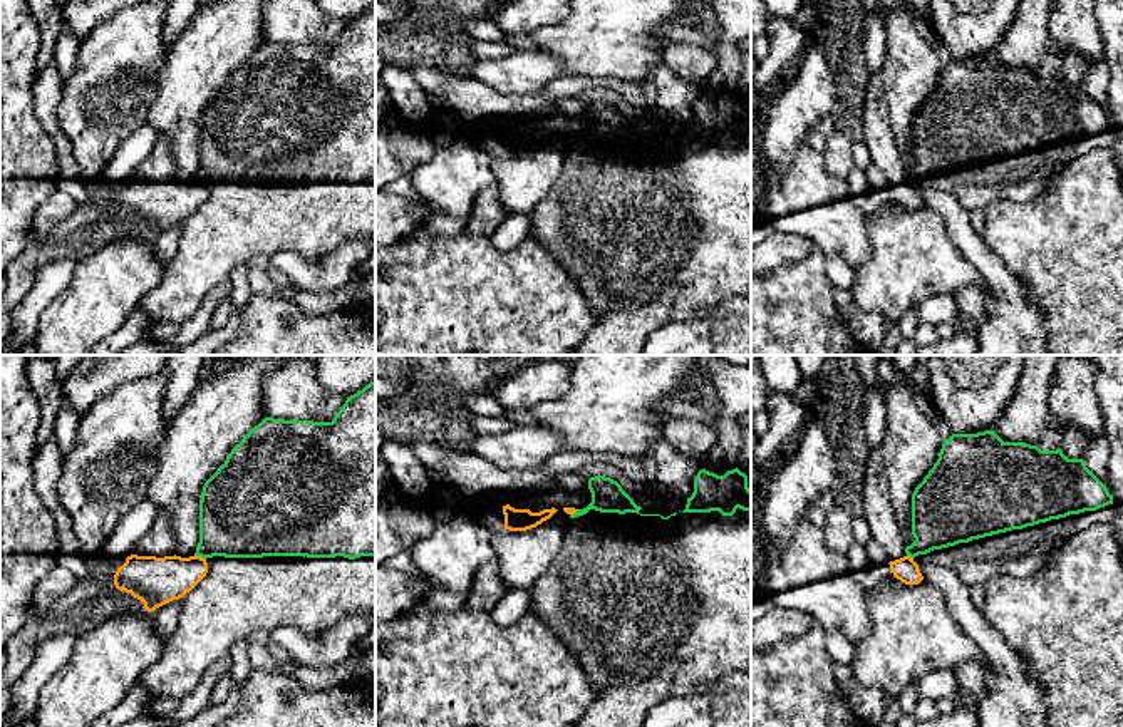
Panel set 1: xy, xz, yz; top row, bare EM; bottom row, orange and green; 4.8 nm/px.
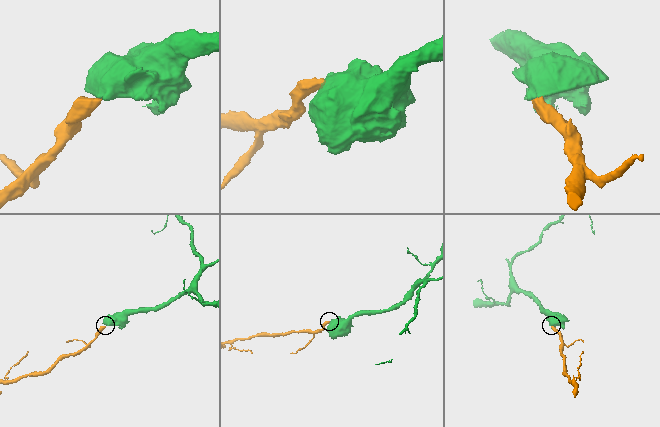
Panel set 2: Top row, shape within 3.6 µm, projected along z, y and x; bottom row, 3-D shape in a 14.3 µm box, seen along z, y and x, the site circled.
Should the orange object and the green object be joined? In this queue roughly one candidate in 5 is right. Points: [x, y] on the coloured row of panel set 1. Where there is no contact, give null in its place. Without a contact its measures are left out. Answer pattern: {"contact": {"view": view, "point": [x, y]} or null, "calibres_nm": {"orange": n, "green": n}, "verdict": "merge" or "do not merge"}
{"contact": {"view": "xy", "point": [200, 556]}, "calibres_nm": {"orange": 220, "green": 360}, "verdict": "do not merge"}

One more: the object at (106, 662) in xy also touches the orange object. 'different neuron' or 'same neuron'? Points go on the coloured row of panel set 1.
different neuron

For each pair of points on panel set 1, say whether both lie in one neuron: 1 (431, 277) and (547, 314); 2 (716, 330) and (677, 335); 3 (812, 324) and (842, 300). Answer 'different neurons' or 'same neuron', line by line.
1: same neuron
2: same neuron
3: different neurons

